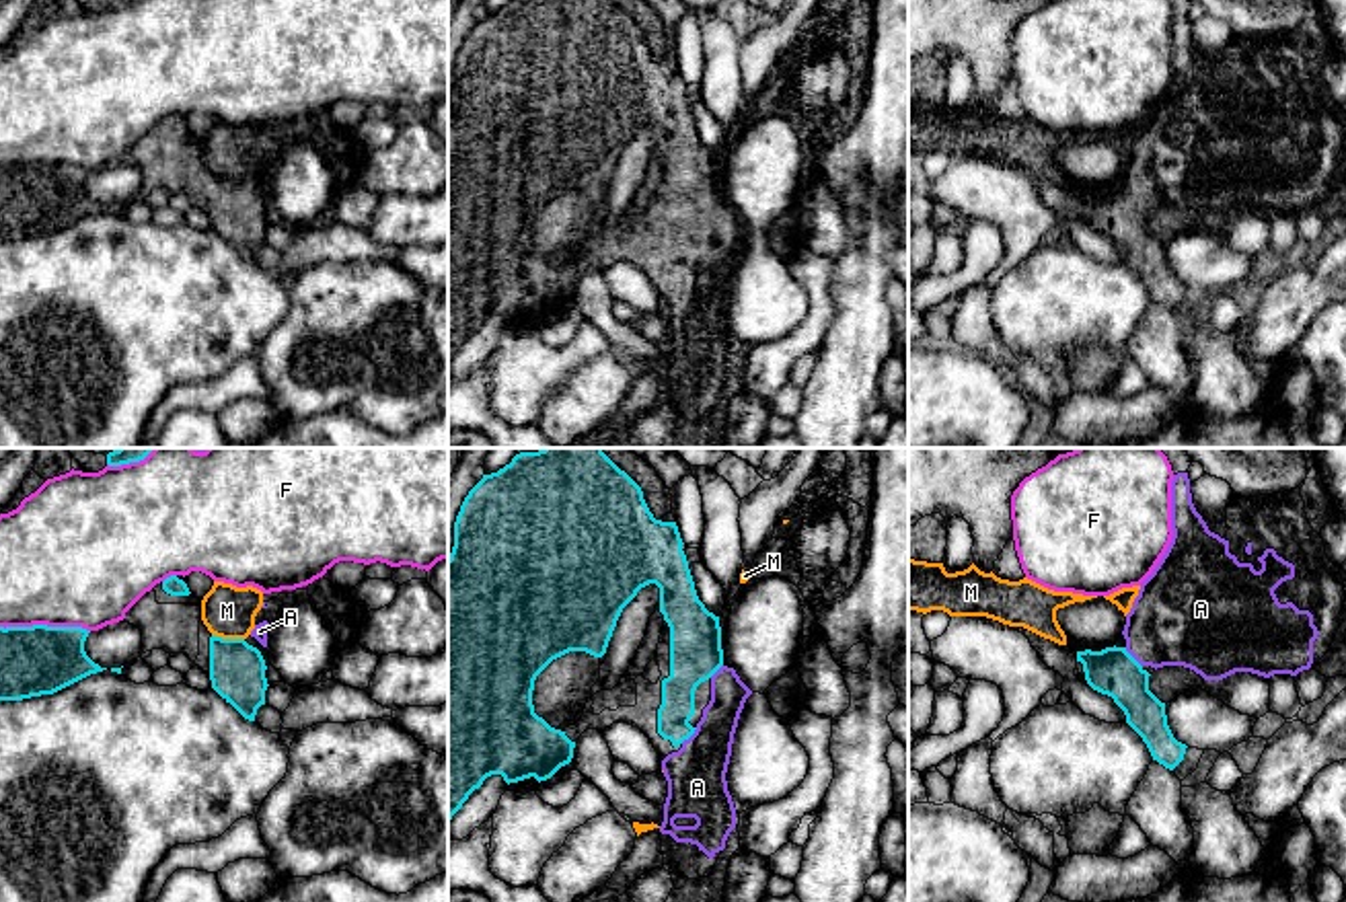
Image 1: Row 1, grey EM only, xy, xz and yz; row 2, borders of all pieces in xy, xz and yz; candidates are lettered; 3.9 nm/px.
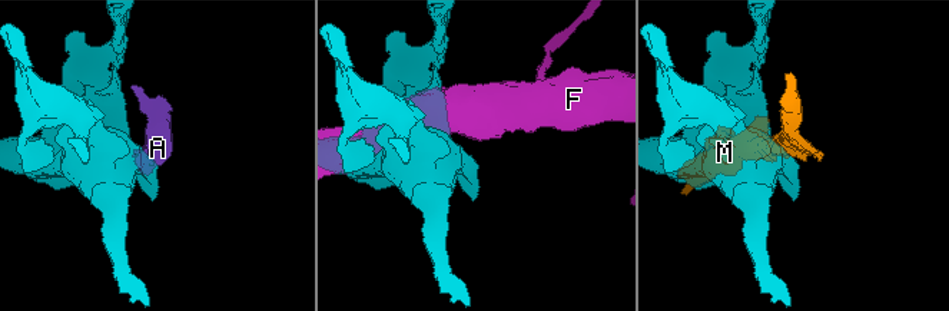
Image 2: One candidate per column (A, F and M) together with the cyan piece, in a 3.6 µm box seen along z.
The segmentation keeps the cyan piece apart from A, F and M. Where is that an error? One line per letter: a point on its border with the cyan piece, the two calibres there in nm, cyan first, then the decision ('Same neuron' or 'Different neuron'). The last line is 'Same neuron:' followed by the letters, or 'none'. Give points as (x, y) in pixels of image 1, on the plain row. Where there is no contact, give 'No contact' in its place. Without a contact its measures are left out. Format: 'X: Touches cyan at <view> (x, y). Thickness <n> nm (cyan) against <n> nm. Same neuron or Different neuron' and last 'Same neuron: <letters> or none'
A: Touches cyan at yz (1133, 198). Thickness 190 nm (cyan) against 380 nm. Same neuron
F: Touches cyan at xy (46, 165). Thickness 280 nm (cyan) against 500 nm. Different neuron
M: Touches cyan at xy (229, 179). Thickness 220 nm (cyan) against 200 nm. Different neuron
Same neuron: A

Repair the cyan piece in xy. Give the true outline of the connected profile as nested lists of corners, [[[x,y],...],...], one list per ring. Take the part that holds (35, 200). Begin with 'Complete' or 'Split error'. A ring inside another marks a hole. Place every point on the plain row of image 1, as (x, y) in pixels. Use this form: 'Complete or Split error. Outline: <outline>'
Complete. Outline: [[[0,166],[0,240],[53,234],[103,212],[86,191],[82,166]]]

